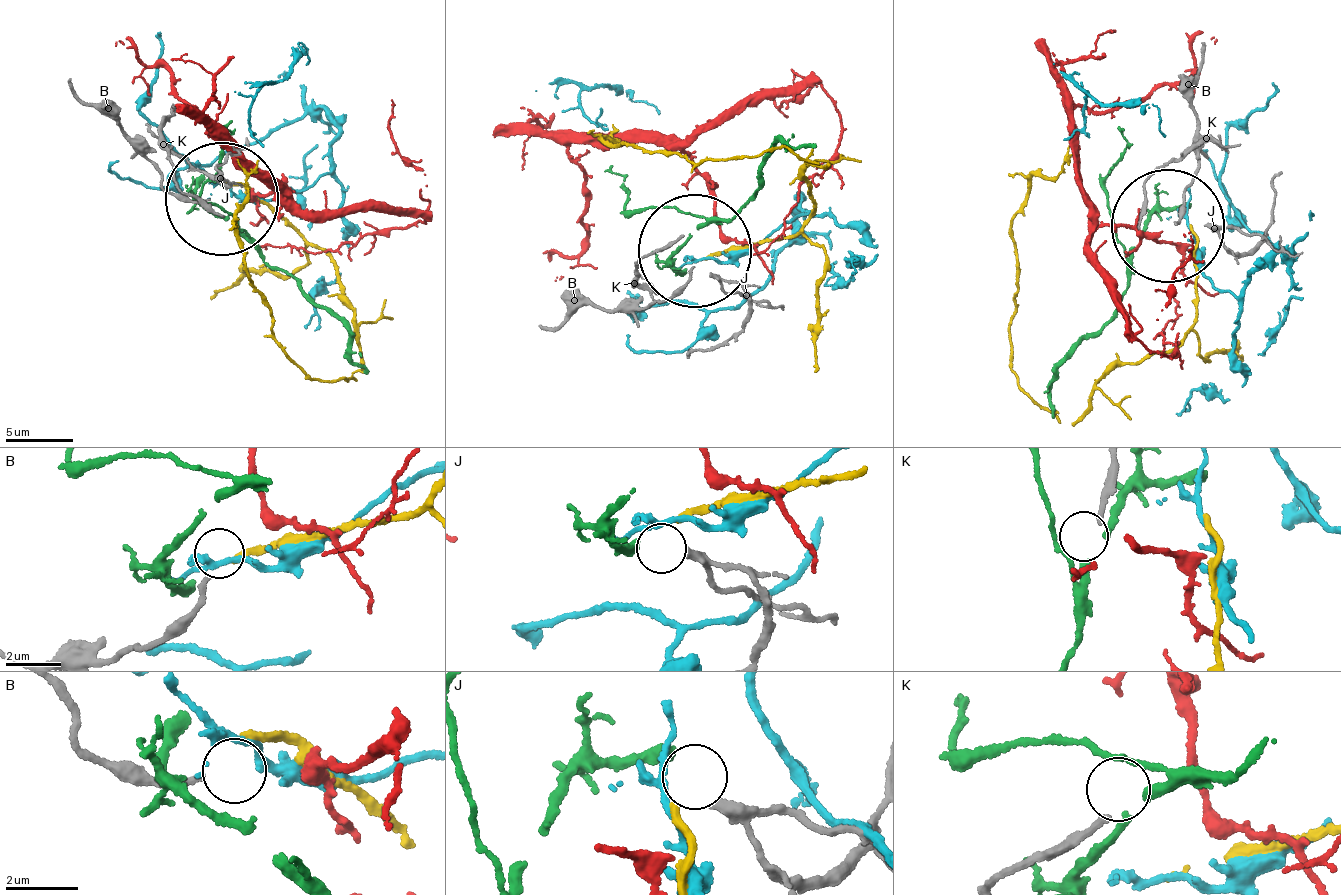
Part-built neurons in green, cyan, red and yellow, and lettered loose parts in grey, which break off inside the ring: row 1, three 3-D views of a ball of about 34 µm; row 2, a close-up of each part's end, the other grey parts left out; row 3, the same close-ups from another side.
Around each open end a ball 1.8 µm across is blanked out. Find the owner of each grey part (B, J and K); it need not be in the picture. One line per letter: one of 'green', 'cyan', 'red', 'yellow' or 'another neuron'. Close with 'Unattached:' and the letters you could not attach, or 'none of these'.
B: another neuron
J: green
K: another neuron
Unattached: B, K

